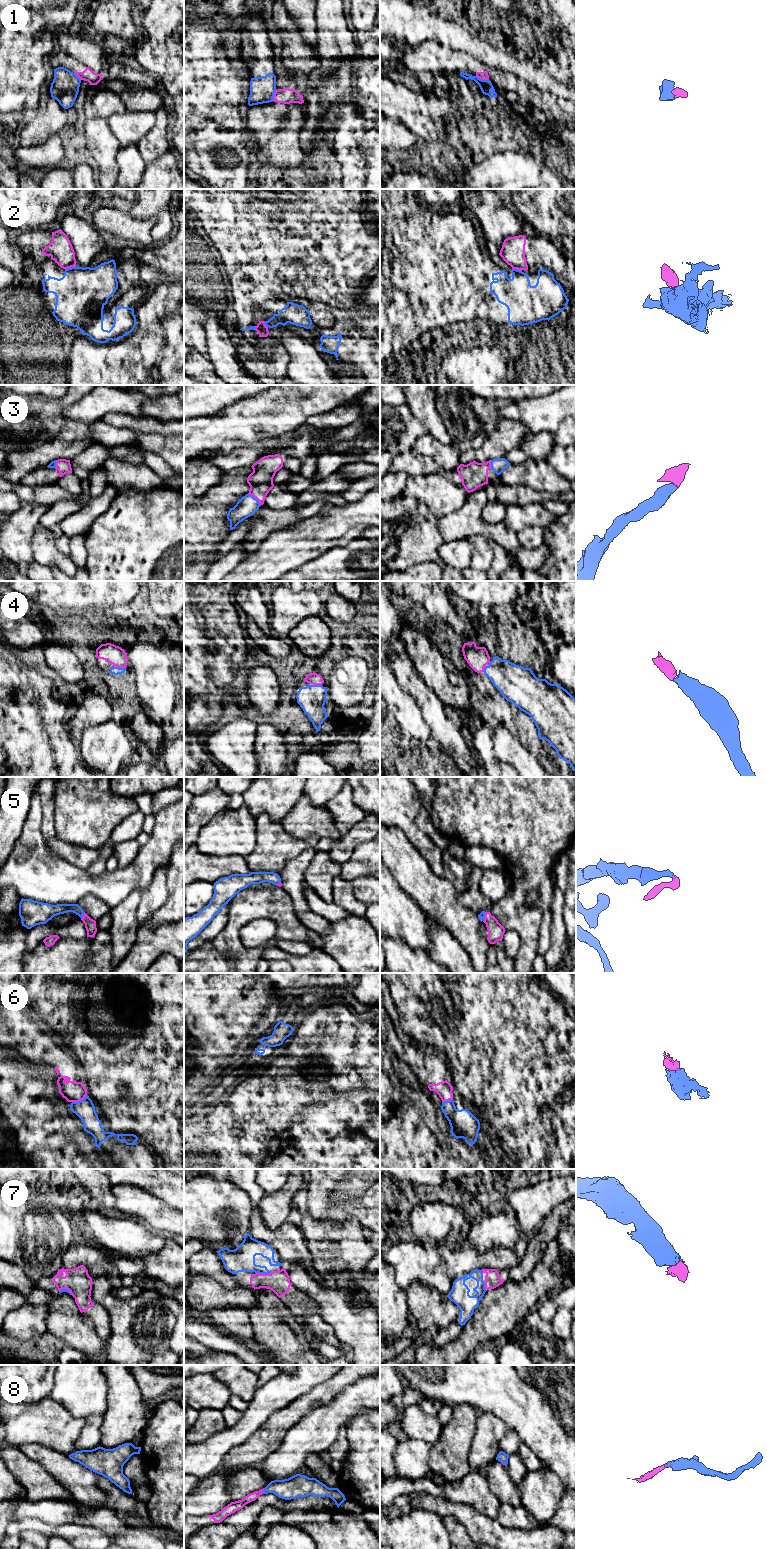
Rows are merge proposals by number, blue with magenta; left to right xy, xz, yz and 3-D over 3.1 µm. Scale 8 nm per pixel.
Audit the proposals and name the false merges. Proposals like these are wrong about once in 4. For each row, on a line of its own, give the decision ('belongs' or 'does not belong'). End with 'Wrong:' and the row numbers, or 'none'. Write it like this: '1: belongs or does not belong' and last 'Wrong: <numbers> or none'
1: does not belong
2: does not belong
3: belongs
4: belongs
5: belongs
6: belongs
7: belongs
8: belongs
Wrong: 1, 2

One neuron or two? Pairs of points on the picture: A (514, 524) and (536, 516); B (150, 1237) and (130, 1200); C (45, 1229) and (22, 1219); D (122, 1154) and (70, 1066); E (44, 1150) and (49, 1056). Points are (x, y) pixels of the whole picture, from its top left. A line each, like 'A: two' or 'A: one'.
A: one
B: two
C: one
D: one
E: two

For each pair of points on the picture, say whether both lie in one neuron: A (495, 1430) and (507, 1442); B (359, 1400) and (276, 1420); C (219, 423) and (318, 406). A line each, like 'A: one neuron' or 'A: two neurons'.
A: two neurons
B: two neurons
C: one neuron

